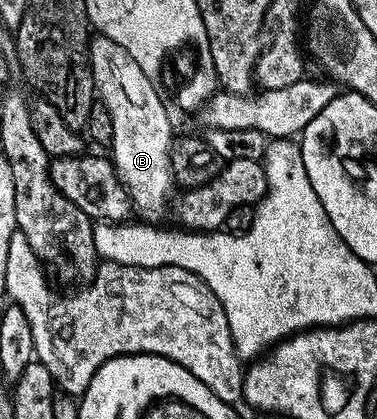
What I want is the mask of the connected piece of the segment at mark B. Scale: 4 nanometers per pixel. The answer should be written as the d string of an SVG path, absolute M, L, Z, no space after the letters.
M103 36L89 41L88 63L92 69L95 97L106 106L113 121L110 157L116 174L128 192L133 211L141 219L160 220L170 210L168 197L174 191L170 168L170 144L174 131L168 110L156 91L157 83L134 64L134 56L130 56L122 44L114 44L114 40Z

